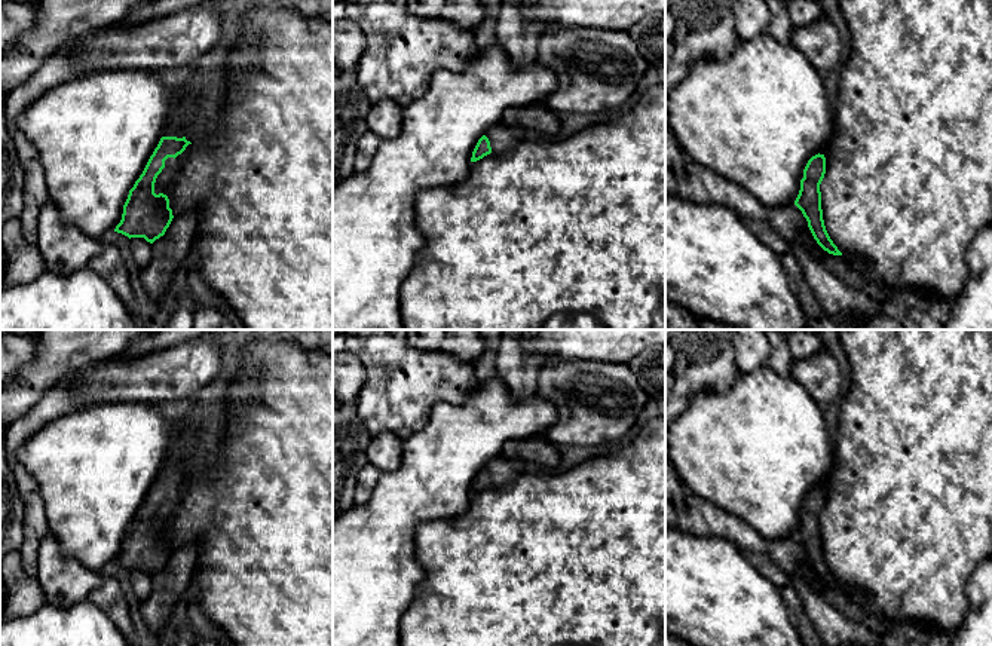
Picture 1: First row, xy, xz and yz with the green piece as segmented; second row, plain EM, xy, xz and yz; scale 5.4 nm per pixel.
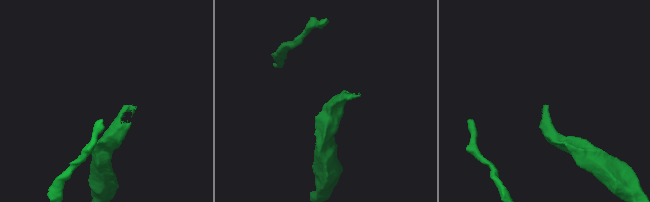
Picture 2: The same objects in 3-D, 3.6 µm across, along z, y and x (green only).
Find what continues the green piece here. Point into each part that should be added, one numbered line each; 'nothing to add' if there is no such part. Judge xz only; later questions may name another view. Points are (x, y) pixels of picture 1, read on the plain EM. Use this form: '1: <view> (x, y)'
1: xz (501, 470)

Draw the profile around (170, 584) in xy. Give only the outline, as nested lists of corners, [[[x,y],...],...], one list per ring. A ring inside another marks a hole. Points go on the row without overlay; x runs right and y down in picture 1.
[[[196,544],[175,548],[165,567],[151,576],[153,590],[141,601],[141,616],[146,625],[160,633],[175,604],[187,591],[198,566],[199,549]]]

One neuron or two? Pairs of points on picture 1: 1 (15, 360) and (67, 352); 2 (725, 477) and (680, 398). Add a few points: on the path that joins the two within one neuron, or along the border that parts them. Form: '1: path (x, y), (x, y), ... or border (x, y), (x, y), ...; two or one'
1: border (37, 345), (34, 358), (15, 377); two
2: border (718, 391), (704, 389), (680, 415); two

